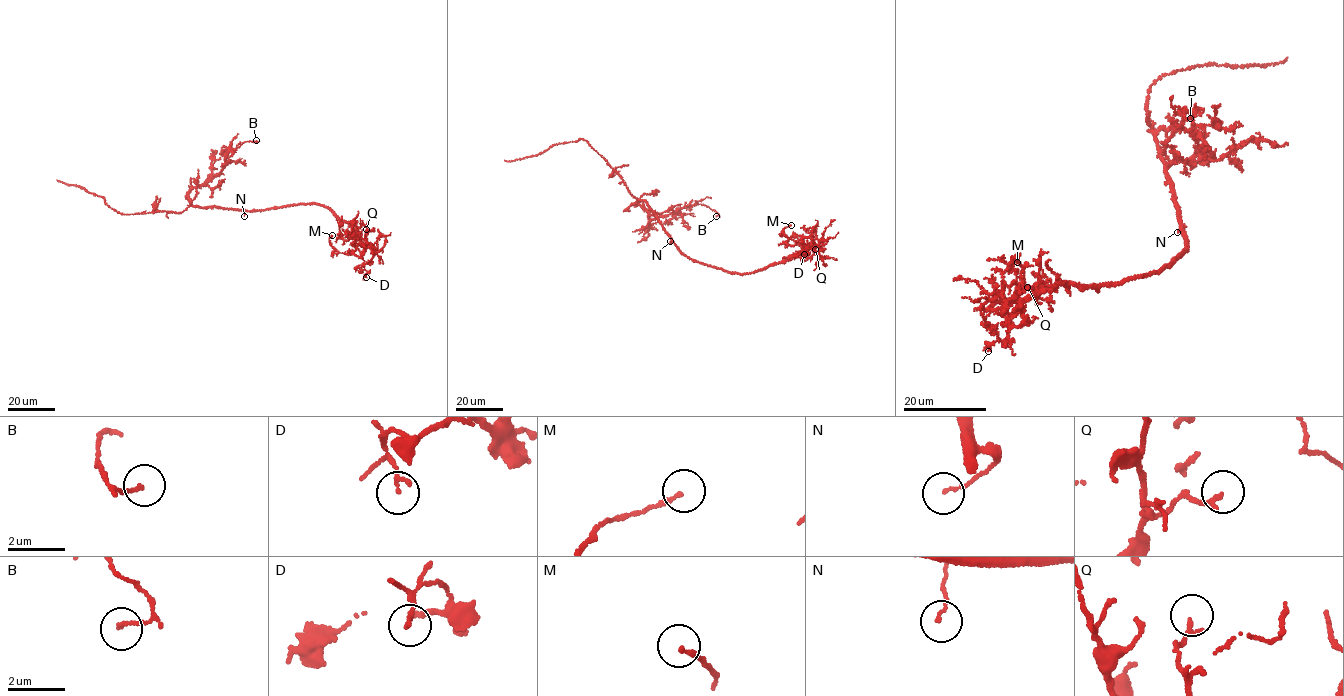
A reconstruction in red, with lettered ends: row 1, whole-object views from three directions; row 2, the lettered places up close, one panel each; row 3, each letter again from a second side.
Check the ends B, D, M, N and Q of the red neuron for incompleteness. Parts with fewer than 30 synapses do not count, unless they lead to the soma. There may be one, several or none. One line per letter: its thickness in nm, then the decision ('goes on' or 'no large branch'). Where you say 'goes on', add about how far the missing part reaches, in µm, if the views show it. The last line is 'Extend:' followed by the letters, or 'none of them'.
B: calibre 120 nm; no large branch
D: calibre 130 nm; no large branch
M: calibre 170 nm; no large branch
N: calibre 90 nm; no large branch
Q: calibre 160 nm; no large branch
Extend: none of them

